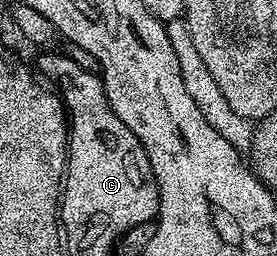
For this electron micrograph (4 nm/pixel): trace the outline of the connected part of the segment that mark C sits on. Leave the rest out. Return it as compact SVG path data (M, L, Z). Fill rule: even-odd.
M66 53L43 54L35 66L34 69L57 91L69 119L61 212L108 210L115 214L115 221L124 232L138 222L152 221L159 213L159 189L149 156L137 136L133 136L117 112L113 112L102 77L85 72Z

